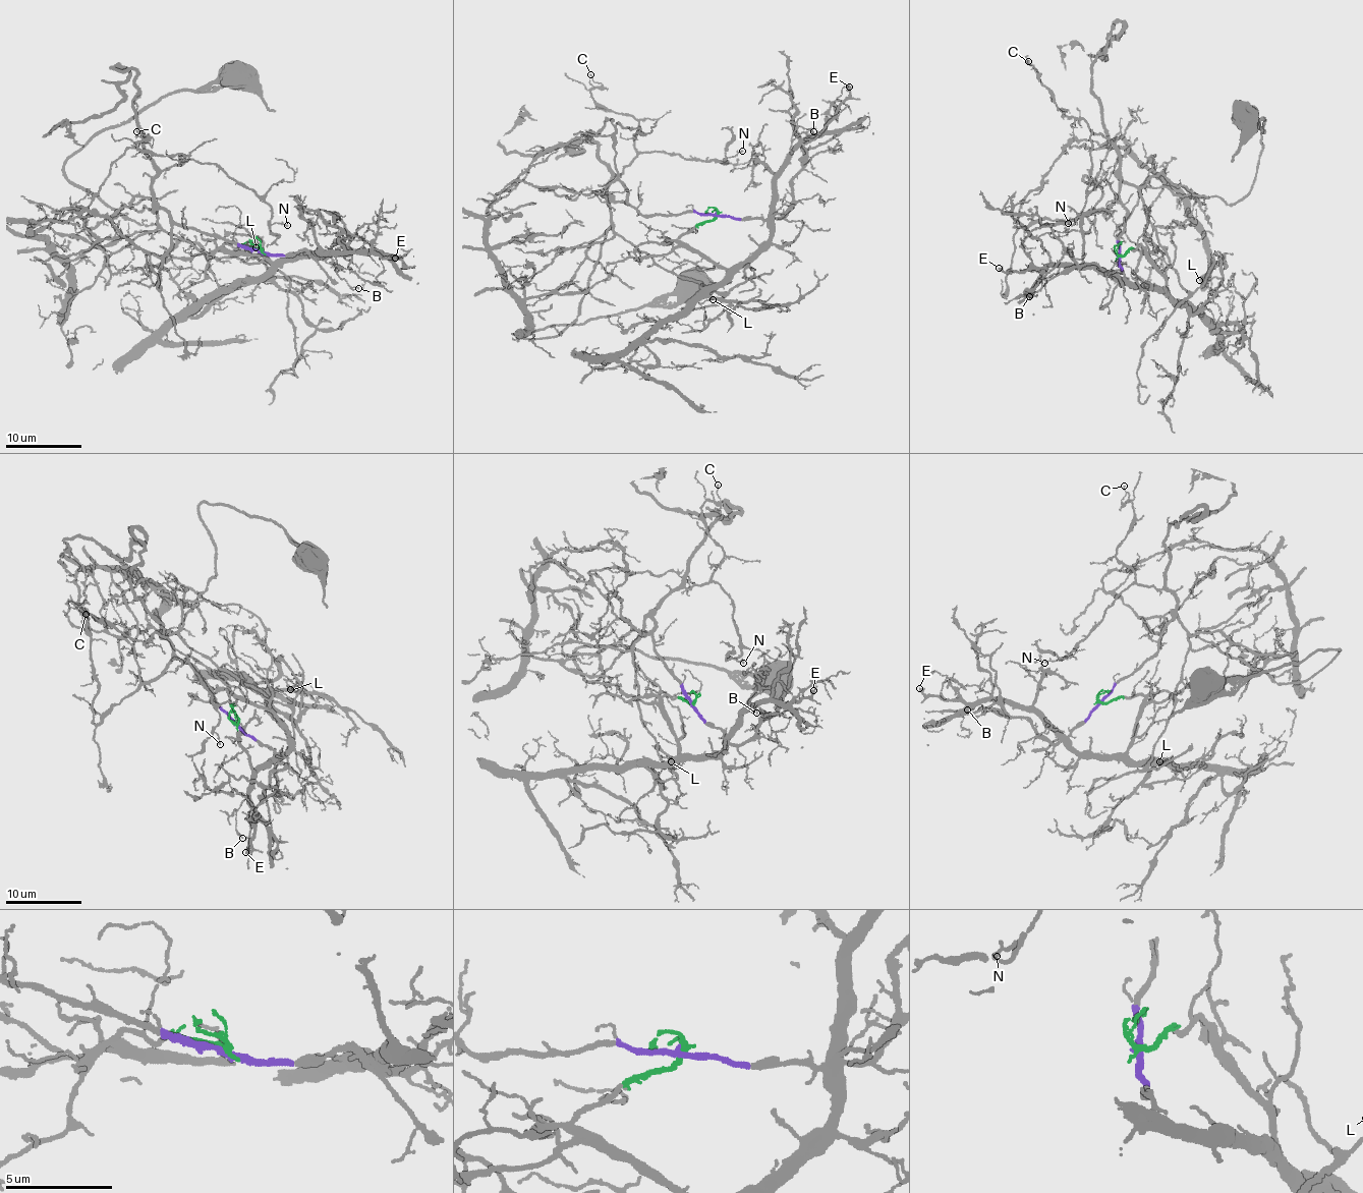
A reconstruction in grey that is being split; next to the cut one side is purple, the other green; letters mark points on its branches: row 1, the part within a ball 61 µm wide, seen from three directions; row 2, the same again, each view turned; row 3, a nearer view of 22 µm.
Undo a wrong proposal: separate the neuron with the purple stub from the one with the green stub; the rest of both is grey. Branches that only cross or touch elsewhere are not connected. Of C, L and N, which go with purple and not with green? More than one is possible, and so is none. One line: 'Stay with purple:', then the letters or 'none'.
Stay with purple: C, N

